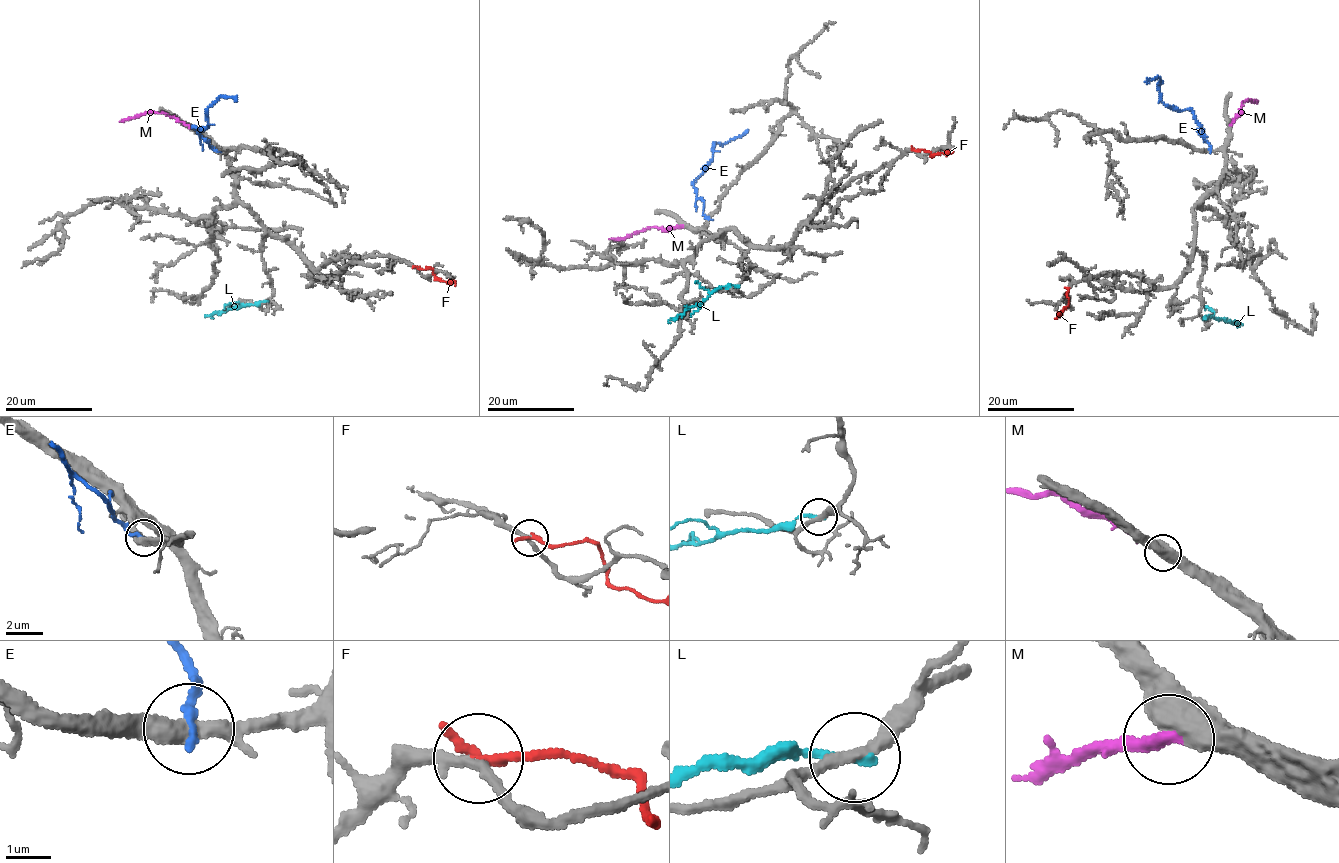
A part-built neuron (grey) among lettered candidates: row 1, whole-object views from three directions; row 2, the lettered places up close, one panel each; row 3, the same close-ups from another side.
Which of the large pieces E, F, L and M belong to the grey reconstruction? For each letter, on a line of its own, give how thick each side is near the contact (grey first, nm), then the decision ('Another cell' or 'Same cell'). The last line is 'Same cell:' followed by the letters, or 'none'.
E: Thickness 440 nm (grey) against 240 nm. Another cell
F: Thickness 200 nm (grey) against 240 nm. Another cell
L: Thickness 240 nm (grey) against 220 nm. Another cell
M: Thickness 550 nm (grey) against 320 nm. Same cell
Same cell: M

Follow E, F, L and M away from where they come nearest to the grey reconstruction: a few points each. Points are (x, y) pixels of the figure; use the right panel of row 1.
E: (1210, 151), (1190, 110), (1176, 109), (1161, 99), (1157, 84), (1160, 77), (1144, 81)
F: (1068, 289), (1068, 304), (1055, 318)
L: (1205, 319), (1209, 316), (1240, 322), (1243, 326)
M: (1231, 124), (1244, 100), (1255, 101)

